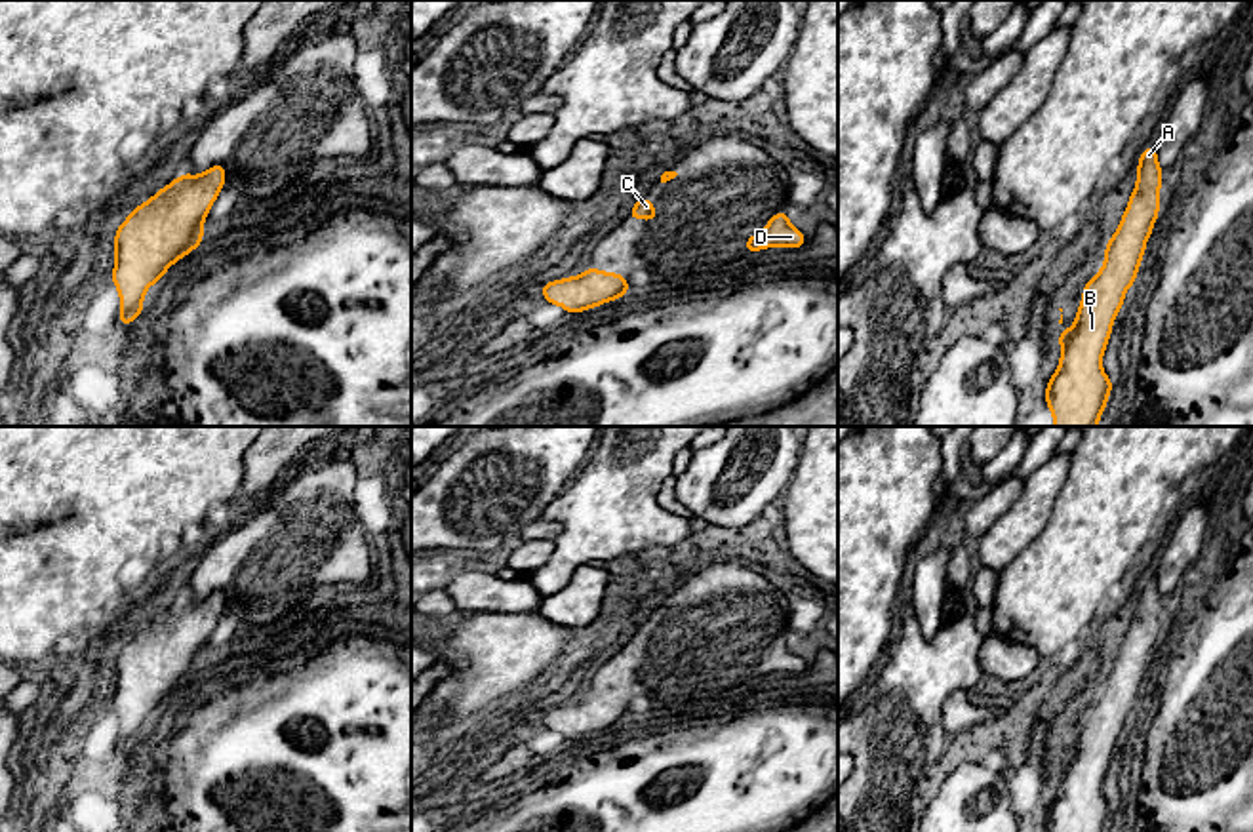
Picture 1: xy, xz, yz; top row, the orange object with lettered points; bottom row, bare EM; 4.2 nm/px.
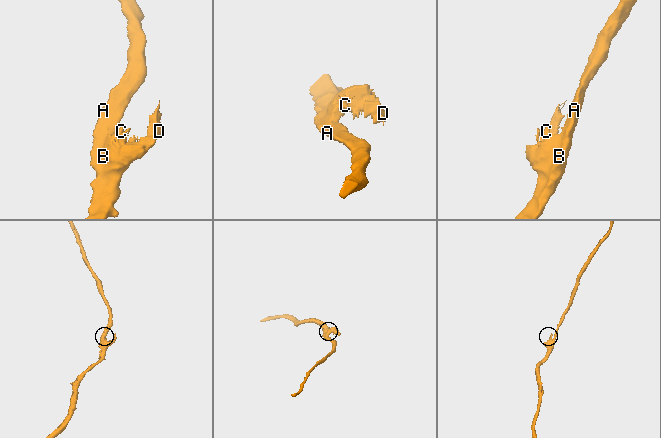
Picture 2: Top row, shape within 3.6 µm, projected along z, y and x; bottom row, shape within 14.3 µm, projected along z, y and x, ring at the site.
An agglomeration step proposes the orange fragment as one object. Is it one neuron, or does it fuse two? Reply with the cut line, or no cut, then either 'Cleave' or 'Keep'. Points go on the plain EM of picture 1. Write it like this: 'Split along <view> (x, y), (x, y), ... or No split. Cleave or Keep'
No split. Keep

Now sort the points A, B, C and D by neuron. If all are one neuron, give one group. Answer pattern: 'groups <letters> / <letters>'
groups A B C D

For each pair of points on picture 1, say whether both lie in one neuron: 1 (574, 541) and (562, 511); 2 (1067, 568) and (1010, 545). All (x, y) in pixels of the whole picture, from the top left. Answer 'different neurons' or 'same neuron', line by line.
1: same neuron
2: different neurons

